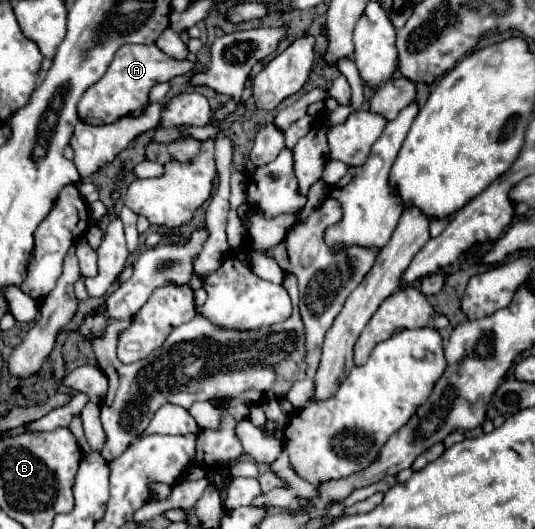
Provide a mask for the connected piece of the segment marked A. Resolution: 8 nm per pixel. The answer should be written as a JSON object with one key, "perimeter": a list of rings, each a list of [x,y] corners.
{"perimeter":[[[123,45],[117,51],[117,55],[115,55],[113,63],[109,65],[107,73],[103,75],[103,79],[99,79],[99,83],[89,87],[87,93],[83,95],[83,99],[79,101],[79,107],[77,107],[79,117],[87,125],[115,123],[117,119],[143,107],[147,103],[149,89],[155,83],[165,83],[177,75],[193,73],[193,69],[195,69],[193,61],[171,59],[157,45]]]}

